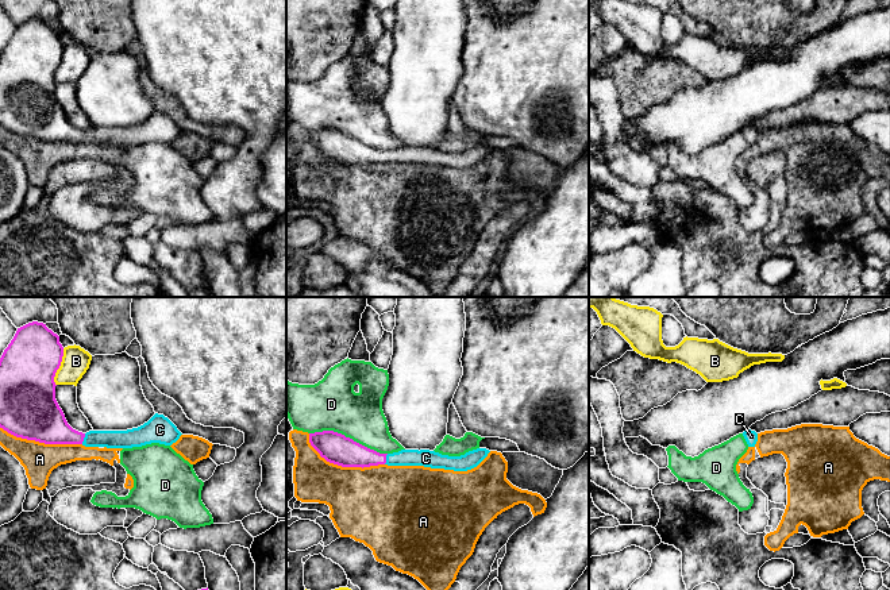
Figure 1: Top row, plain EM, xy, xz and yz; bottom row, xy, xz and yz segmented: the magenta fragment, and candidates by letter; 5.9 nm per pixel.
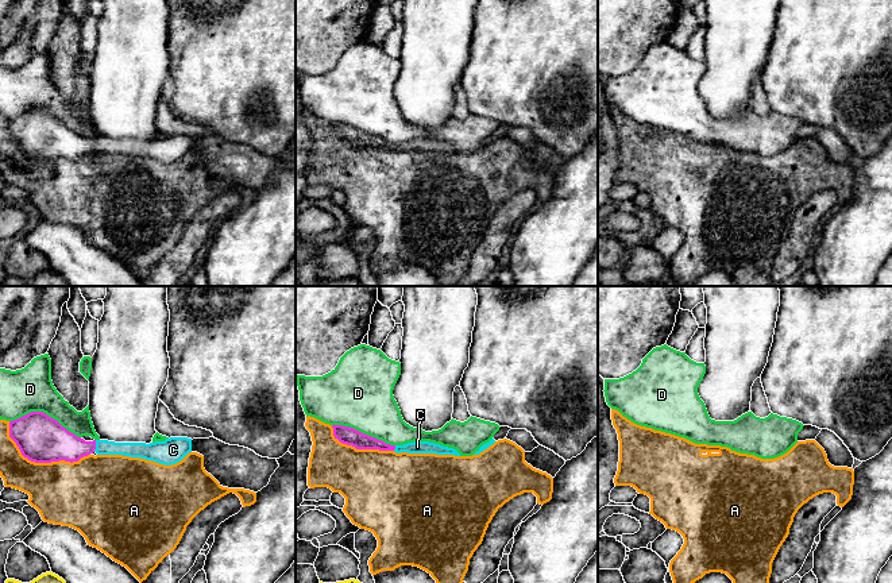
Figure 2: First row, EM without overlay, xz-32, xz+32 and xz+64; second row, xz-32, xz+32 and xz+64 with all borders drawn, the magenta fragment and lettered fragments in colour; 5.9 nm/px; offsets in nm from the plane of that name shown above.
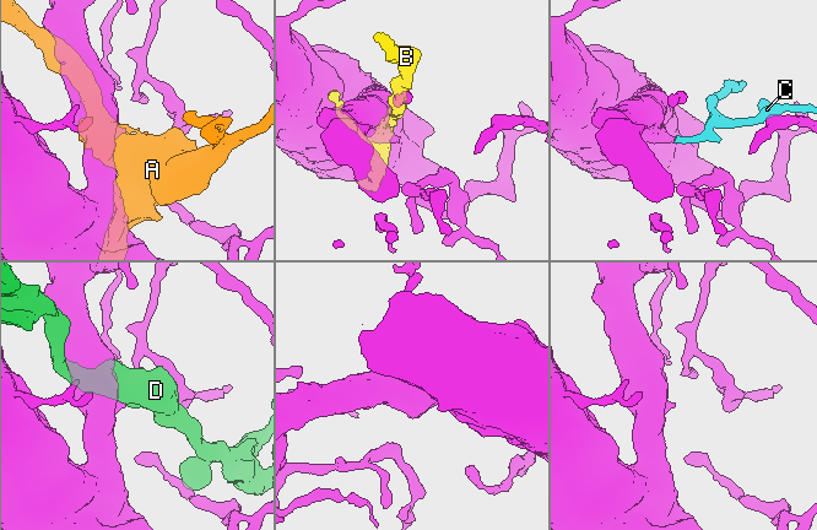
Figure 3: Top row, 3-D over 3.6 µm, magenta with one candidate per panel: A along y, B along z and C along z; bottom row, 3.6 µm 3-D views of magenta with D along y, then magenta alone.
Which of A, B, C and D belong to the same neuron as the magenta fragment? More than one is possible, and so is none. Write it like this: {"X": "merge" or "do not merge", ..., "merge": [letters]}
{"A": "do not merge", "B": "do not merge", "C": "merge", "D": "do not merge", "merge": ["C"]}

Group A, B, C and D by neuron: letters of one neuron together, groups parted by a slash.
A / B / C / D

